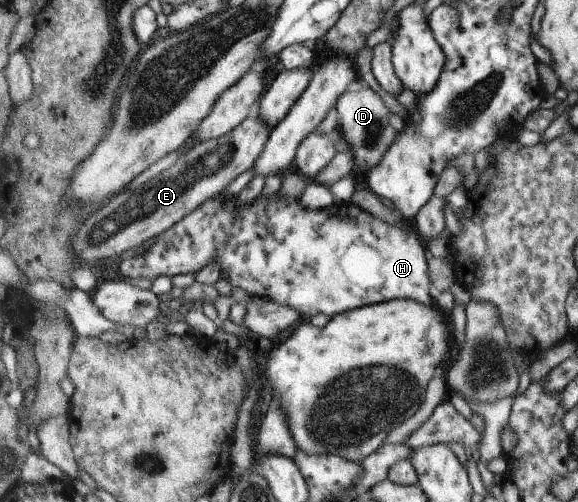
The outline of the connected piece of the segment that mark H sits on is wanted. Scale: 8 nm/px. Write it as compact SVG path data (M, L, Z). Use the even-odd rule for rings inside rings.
M221 193L206 200L197 210L184 216L181 222L162 232L143 254L127 256L122 262L121 272L125 277L145 277L152 282L159 276L197 274L216 261L222 268L221 276L231 286L246 290L252 298L265 296L283 306L293 307L307 320L318 312L332 319L350 310L393 299L411 298L428 305L435 304L430 291L429 253L426 242L418 233L409 234L395 228L351 202L336 202L329 208L311 210L301 204L299 197L277 193L268 197L259 195L252 204L246 205L240 205L238 198L239 195L228 197Z

